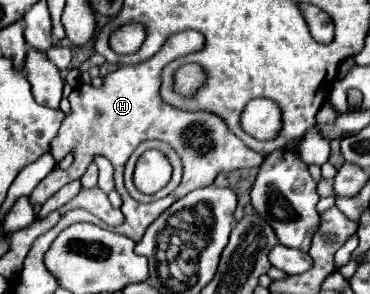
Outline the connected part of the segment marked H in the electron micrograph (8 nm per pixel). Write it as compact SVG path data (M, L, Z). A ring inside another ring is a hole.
M184 30L184 32L172 34L166 40L166 44L160 48L160 52L154 54L150 60L146 60L138 66L118 68L116 72L112 72L110 82L104 82L100 88L94 88L90 84L76 86L74 92L68 96L70 106L72 106L72 114L64 118L62 128L58 130L58 136L50 144L50 152L56 160L62 160L68 152L74 152L74 162L68 170L58 168L48 174L42 180L42 184L38 184L34 188L34 192L30 194L30 204L42 206L64 184L82 178L82 174L86 172L92 158L96 154L102 154L114 166L116 190L124 200L124 204L122 204L124 224L114 228L114 230L118 234L126 234L128 238L138 242L144 236L146 228L168 206L172 206L176 200L180 200L182 196L186 196L192 190L210 186L218 172L226 174L226 172L232 172L232 170L238 170L238 168L260 166L264 158L258 152L250 150L242 140L238 140L218 116L208 114L208 112L182 112L182 110L176 110L176 108L164 104L158 96L160 70L168 62L172 62L180 56L202 50L202 46L204 46L204 36L200 32ZM150 138L158 138L158 140L168 142L180 154L182 164L184 164L184 176L182 176L180 186L172 194L168 194L166 198L156 200L152 204L140 204L126 192L124 182L122 182L122 172L124 172L126 160L138 148L138 144L144 142L144 140L150 140Z

